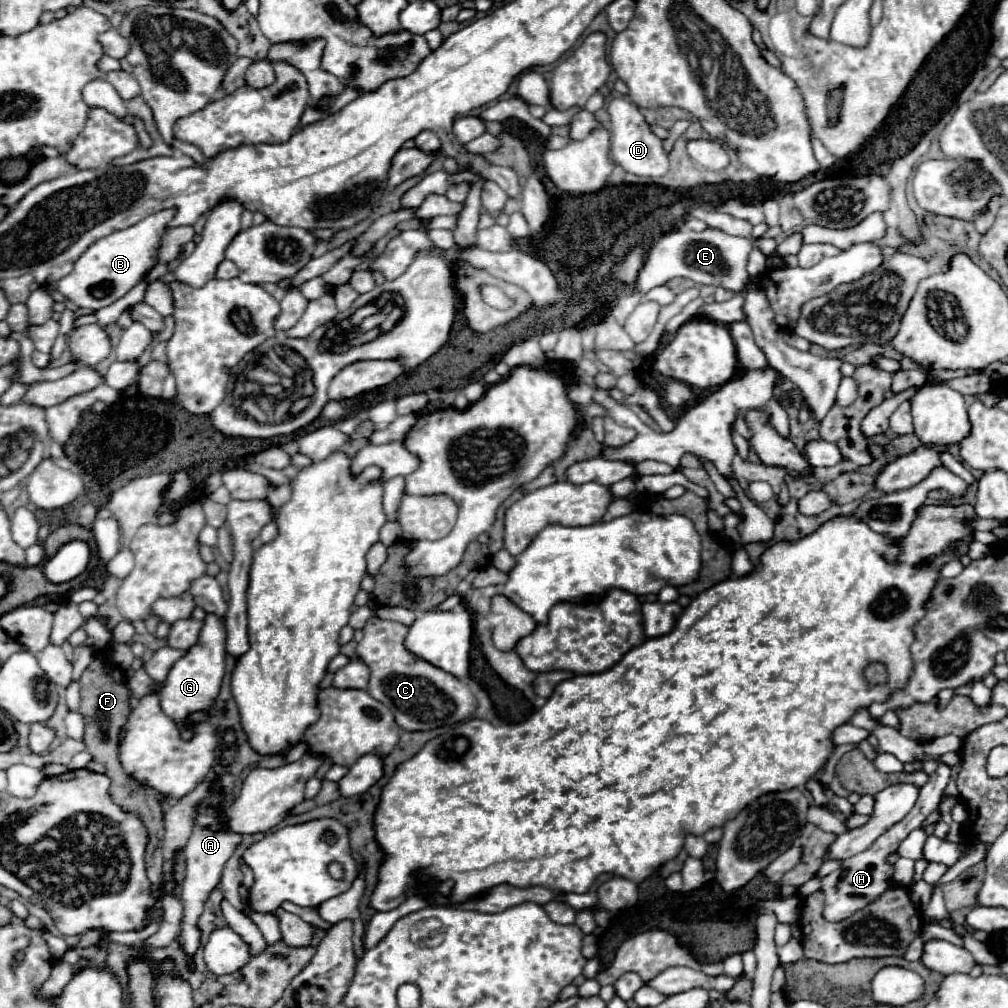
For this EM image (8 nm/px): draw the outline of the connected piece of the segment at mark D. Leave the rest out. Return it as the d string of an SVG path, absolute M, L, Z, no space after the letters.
M614 96L608 102L608 114L612 124L612 160L636 176L664 176L668 172L668 154L662 140L652 132L650 124L642 116L640 108L624 96Z

